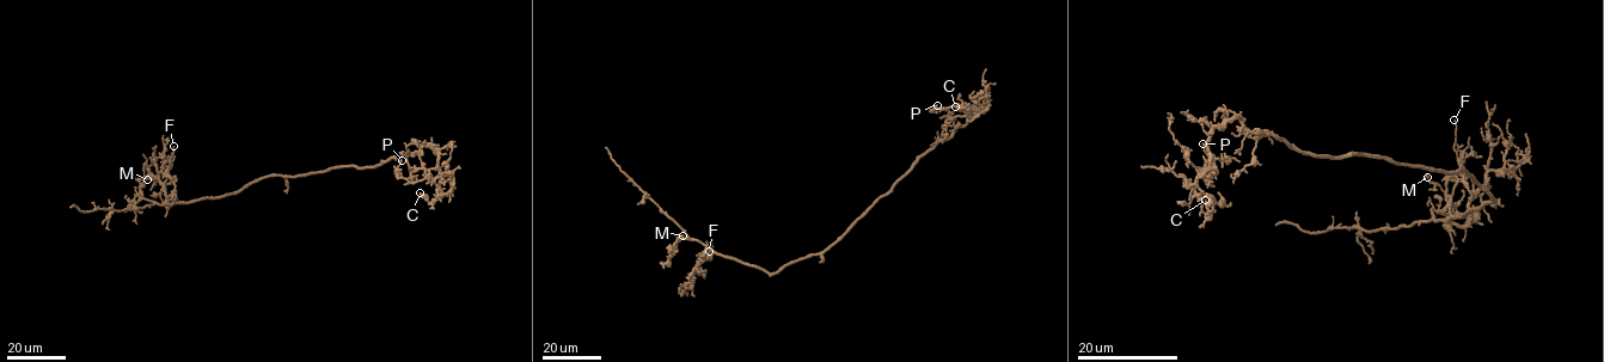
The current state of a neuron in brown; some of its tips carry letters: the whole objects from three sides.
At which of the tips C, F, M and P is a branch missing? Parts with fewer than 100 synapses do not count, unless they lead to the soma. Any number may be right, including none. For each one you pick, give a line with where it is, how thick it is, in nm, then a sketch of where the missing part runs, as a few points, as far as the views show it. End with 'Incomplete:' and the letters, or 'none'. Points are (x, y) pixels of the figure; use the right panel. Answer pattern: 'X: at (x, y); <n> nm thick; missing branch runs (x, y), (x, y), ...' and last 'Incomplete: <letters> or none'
Incomplete: none

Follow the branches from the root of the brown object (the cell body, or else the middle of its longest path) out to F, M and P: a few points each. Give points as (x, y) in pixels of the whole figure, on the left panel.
F: (301, 176), (270, 176), (219, 197), (175, 202), (175, 184), (169, 175), (173, 146)
M: (301, 176), (270, 176), (219, 197), (166, 204), (139, 201), (140, 188), (147, 179)
P: (301, 176), (379, 166), (424, 145), (438, 152), (439, 175), (409, 183), (398, 176), (402, 160)

